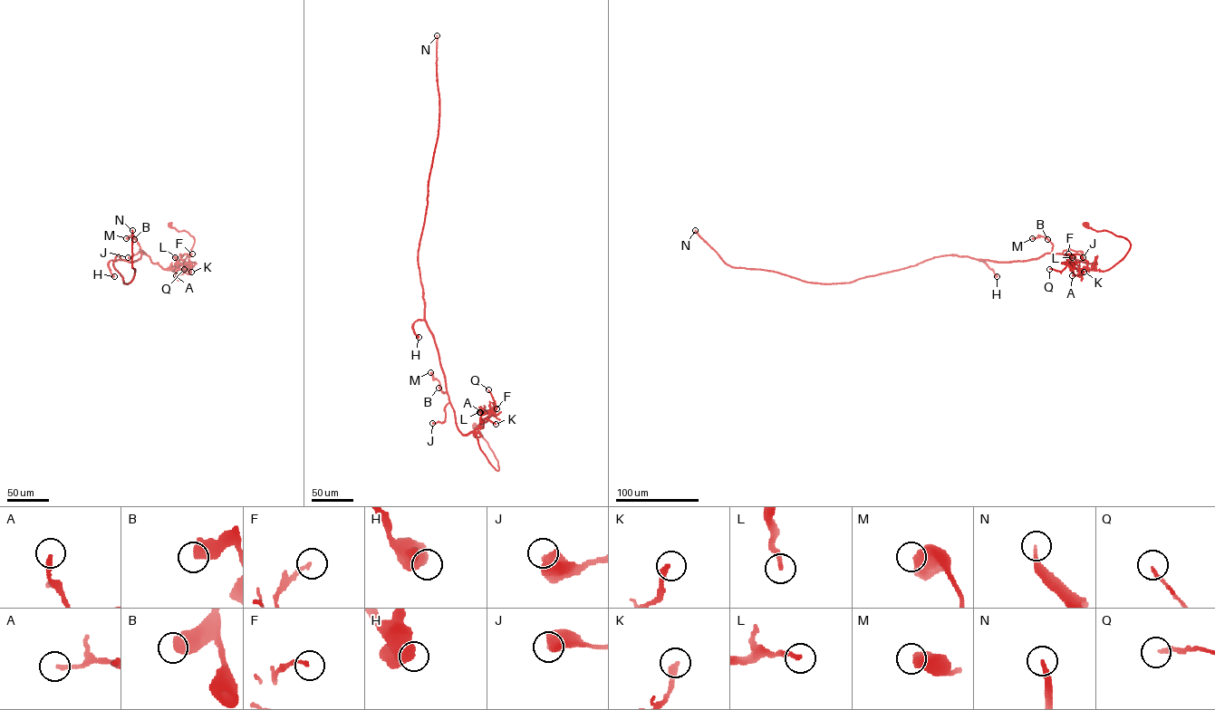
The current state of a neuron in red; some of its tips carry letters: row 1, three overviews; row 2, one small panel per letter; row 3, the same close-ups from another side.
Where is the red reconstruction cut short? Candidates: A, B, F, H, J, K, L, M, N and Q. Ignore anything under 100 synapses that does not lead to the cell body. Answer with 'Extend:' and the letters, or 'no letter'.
Extend: N

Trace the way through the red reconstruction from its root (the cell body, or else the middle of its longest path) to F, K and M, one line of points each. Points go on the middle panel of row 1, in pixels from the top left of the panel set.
F: (474, 425), (497, 460), (497, 470), (480, 449), (475, 431), (483, 426), (496, 408)
K: (474, 425), (497, 460), (497, 470), (480, 449), (475, 431), (483, 420), (496, 424)
M: (474, 425), (497, 460), (497, 470), (480, 449), (476, 433), (458, 430), (448, 393), (430, 372)

